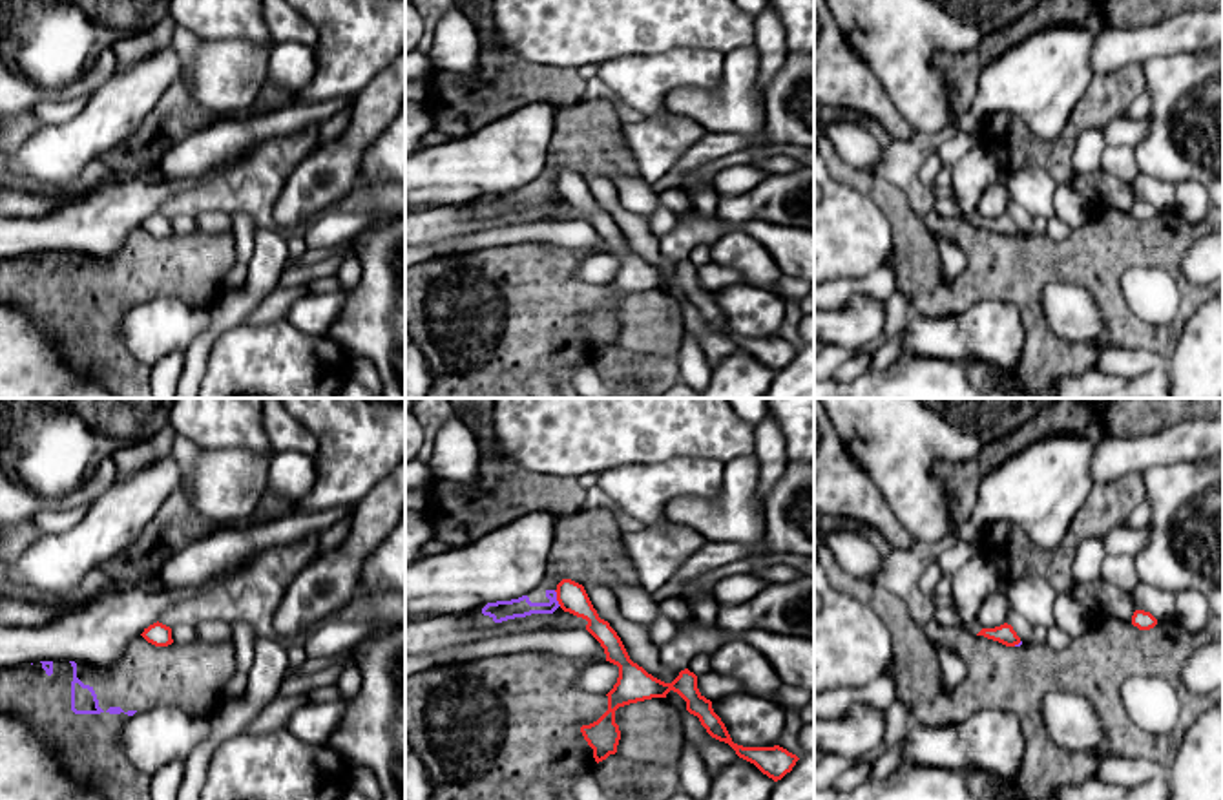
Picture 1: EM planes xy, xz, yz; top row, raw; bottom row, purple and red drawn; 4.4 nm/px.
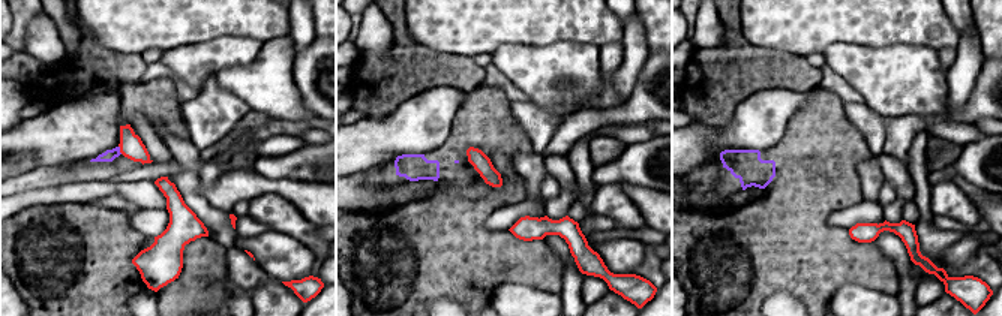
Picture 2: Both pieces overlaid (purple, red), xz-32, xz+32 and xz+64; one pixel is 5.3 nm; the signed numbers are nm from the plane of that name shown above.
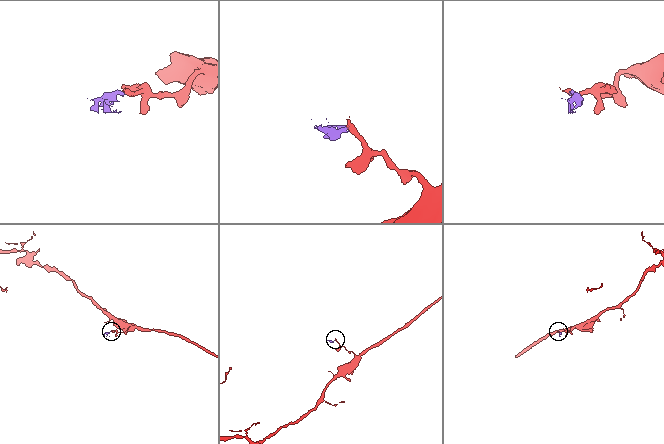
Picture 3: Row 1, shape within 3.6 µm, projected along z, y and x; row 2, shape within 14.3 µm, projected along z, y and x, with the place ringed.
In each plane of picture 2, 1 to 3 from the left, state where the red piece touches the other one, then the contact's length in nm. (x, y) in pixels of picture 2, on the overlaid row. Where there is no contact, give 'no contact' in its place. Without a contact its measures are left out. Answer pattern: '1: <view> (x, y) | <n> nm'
1: xz-32 (119, 150) | 50 nm
2: no contact
3: no contact

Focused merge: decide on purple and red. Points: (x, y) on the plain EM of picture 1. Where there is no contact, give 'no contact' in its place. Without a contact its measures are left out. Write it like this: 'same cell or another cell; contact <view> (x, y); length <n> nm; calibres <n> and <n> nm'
another cell; contact xz (555, 189); length 80 nm; calibres 90 and 130 nm

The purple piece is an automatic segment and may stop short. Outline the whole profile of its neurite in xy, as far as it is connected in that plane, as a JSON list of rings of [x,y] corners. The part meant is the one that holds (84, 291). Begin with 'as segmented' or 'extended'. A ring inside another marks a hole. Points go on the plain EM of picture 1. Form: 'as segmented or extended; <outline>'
extended; [[[135,228],[124,247],[110,258],[75,252],[37,252],[0,261],[0,305],[29,312],[51,338],[57,354],[82,376],[106,387],[115,398],[153,398],[150,367],[135,360],[122,343],[122,316],[141,301],[177,298],[210,309],[221,296],[223,278],[237,263],[232,232],[172,234],[155,237]]]

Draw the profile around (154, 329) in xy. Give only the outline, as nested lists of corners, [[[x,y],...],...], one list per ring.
[[[155,298],[130,307],[122,316],[122,343],[152,367],[172,353],[186,353],[210,325],[210,311],[177,298]]]

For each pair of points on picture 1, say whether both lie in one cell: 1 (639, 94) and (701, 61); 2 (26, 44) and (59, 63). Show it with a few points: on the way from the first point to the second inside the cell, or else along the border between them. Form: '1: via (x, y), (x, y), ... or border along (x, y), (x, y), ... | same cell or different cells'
1: via (654, 79), (676, 68), (687, 68) | same cell
2: via (33, 44), (41, 44), (52, 55) | same cell

